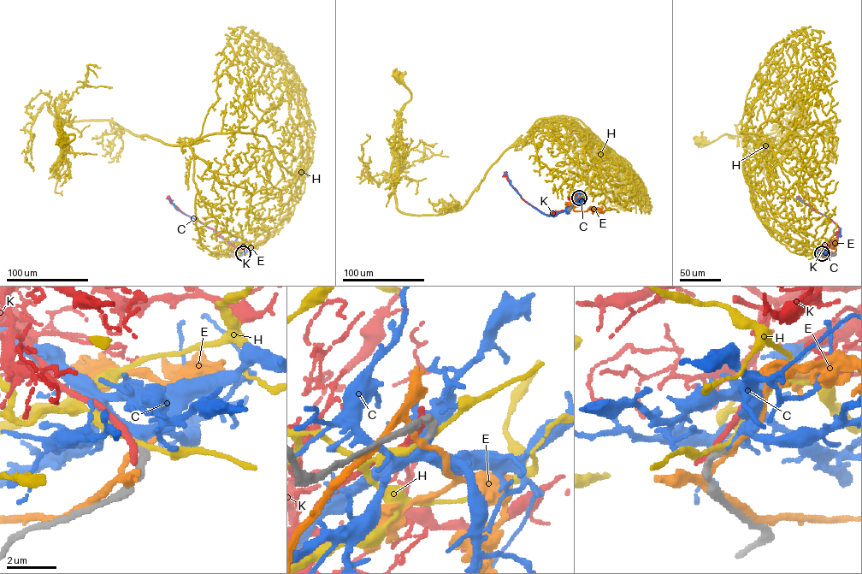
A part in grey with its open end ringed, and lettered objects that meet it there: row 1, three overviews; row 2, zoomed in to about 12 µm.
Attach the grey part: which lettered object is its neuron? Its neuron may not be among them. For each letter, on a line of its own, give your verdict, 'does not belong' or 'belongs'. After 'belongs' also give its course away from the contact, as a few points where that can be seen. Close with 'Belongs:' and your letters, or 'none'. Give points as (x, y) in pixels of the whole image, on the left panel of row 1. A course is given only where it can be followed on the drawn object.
C: belongs; course (243, 253), (213, 229), (177, 210), (170, 198)
E: does not belong
H: does not belong
K: does not belong
Belongs: C

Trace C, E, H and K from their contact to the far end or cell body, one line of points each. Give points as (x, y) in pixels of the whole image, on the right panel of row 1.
C: (822, 253), (835, 243), (840, 228), (826, 215), (796, 198)
E: (822, 253), (828, 255), (835, 251), (831, 248), (835, 239)
H: (822, 253), (797, 254), (776, 239), (750, 188), (763, 145), (821, 135), (839, 121), (701, 141)
K: (821, 253), (834, 242), (840, 228), (801, 198)

